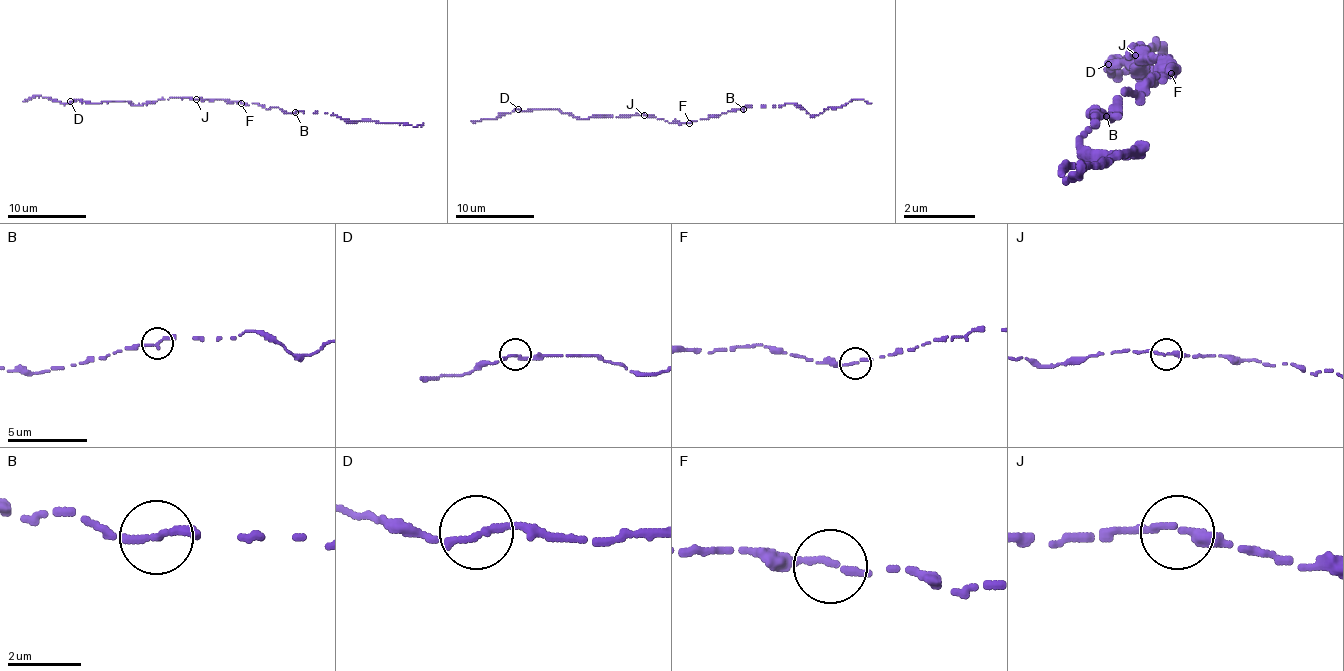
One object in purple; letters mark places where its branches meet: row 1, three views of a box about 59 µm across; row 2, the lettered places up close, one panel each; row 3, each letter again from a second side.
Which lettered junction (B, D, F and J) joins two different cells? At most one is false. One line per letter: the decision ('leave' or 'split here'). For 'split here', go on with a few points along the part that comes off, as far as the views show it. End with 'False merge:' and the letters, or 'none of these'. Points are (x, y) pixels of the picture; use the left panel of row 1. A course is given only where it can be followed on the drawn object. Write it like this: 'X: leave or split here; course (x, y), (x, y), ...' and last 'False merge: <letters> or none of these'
B: leave
D: leave
F: leave
J: leave
False merge: none of these

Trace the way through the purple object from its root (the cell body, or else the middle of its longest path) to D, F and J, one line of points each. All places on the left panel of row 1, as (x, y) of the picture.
D: (227, 101), (188, 97), (170, 97), (141, 105), (131, 105), (127, 101), (70, 101)
F: (227, 101), (241, 103)
J: (227, 101), (196, 99)

